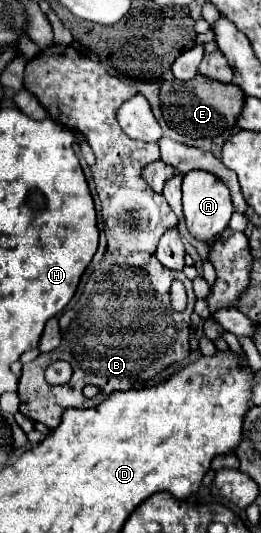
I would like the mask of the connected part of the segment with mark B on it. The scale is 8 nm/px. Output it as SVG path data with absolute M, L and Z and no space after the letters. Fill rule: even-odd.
M56 44L26 64L24 84L54 122L80 132L90 144L96 156L92 176L102 202L104 234L108 240L104 258L96 264L82 296L60 314L60 346L40 354L22 368L18 384L20 412L34 422L56 428L66 408L94 408L108 398L108 394L130 390L134 382L146 382L164 372L170 364L184 360L190 354L188 326L196 296L184 272L168 270L156 258L160 236L178 224L166 198L156 194L140 176L140 170L148 162L160 160L160 148L158 144L128 138L116 120L118 108L124 100L136 96L138 90L106 72L98 62L76 48L60 48ZM172 280L180 280L186 286L188 308L184 312L176 312L170 306L168 292ZM56 360L72 362L74 372L68 384L52 386L46 382L44 370ZM86 384L98 384L102 392L88 400L82 394Z

